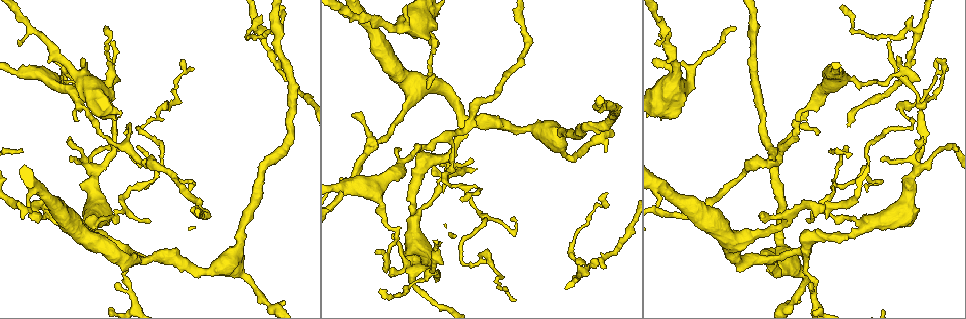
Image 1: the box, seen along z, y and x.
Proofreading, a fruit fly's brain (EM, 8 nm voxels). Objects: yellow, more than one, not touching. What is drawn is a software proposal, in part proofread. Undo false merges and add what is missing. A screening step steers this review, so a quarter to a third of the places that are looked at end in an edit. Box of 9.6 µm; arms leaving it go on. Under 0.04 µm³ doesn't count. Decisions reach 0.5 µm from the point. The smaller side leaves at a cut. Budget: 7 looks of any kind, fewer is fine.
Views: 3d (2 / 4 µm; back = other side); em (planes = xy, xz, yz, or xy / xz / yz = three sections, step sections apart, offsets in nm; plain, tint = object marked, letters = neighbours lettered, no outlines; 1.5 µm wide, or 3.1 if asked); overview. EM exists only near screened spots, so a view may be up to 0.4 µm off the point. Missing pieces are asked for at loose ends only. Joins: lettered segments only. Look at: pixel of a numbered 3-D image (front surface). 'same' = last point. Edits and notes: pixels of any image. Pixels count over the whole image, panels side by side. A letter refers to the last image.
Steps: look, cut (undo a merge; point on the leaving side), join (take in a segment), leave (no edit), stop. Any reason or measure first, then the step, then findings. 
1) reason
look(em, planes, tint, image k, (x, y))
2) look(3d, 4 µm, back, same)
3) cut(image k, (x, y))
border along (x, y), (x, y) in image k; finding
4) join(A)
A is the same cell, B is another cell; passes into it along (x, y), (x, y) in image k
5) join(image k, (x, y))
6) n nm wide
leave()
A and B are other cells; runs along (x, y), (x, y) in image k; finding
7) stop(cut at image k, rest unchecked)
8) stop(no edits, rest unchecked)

look(em, planes, letters, image 1, (830, 215))

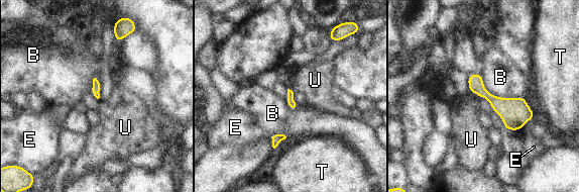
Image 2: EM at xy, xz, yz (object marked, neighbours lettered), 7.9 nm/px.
leave()
B, E, T and U are other cells; border along (469, 90), (479, 97) in image 2; one cell here

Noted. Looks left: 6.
free end
look(em, yz, step 4, letters, image 1, (124, 134))

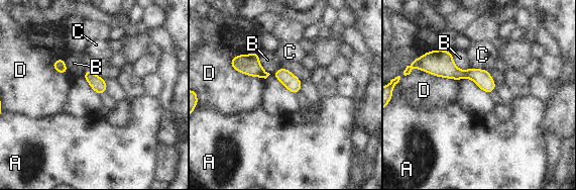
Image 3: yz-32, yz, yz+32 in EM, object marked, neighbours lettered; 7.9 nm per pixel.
leave()
A, B, C and D are other cells; none of them fits

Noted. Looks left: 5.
thin end
look(em, planes, letters, image 1, (505, 288))

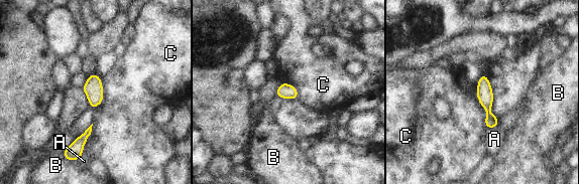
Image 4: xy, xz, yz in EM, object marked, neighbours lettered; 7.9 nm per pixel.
leave()
A, B and C are other cells; border along (101, 77), (103, 100), (91, 109) in image 4; none of them fits

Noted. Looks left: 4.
stop(no edits, rest unchecked)

